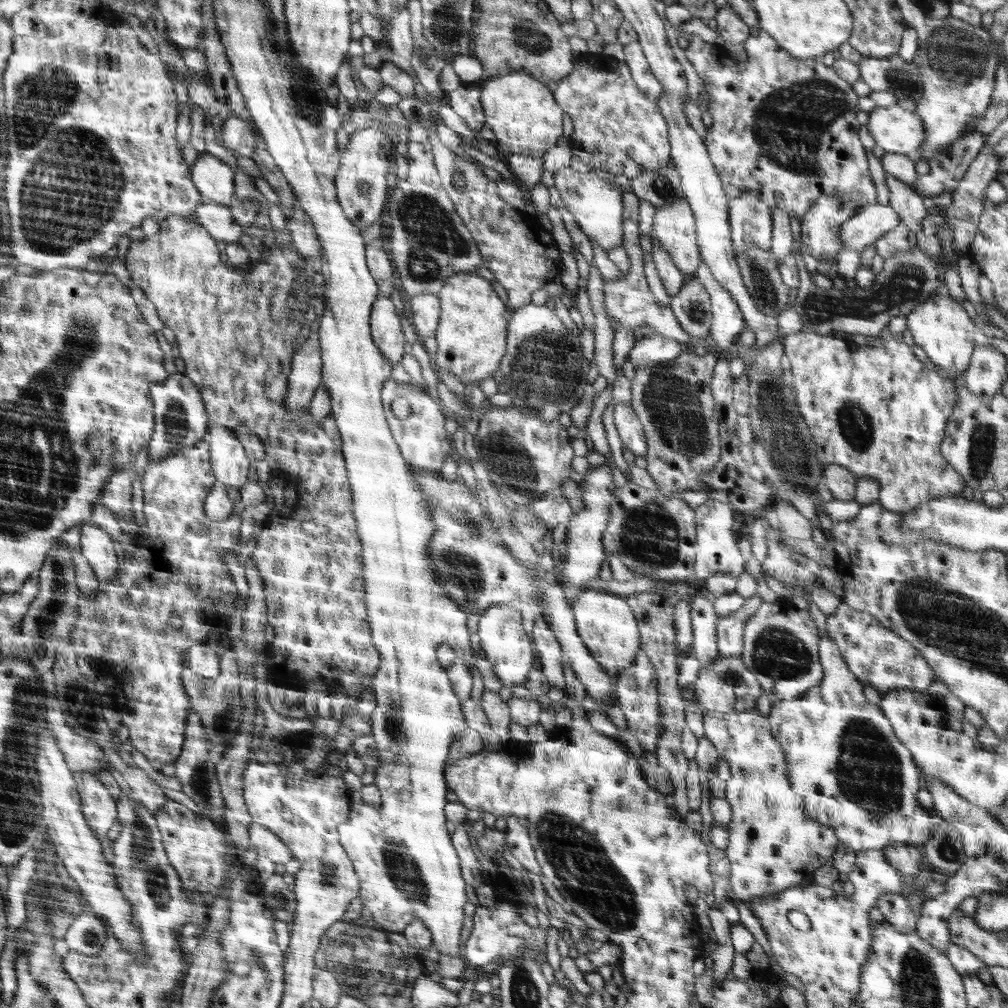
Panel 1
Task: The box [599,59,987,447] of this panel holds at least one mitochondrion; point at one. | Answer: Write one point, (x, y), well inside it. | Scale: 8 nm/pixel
(789, 122)

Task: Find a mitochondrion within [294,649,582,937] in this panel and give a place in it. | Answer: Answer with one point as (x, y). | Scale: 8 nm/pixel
(402, 868)

